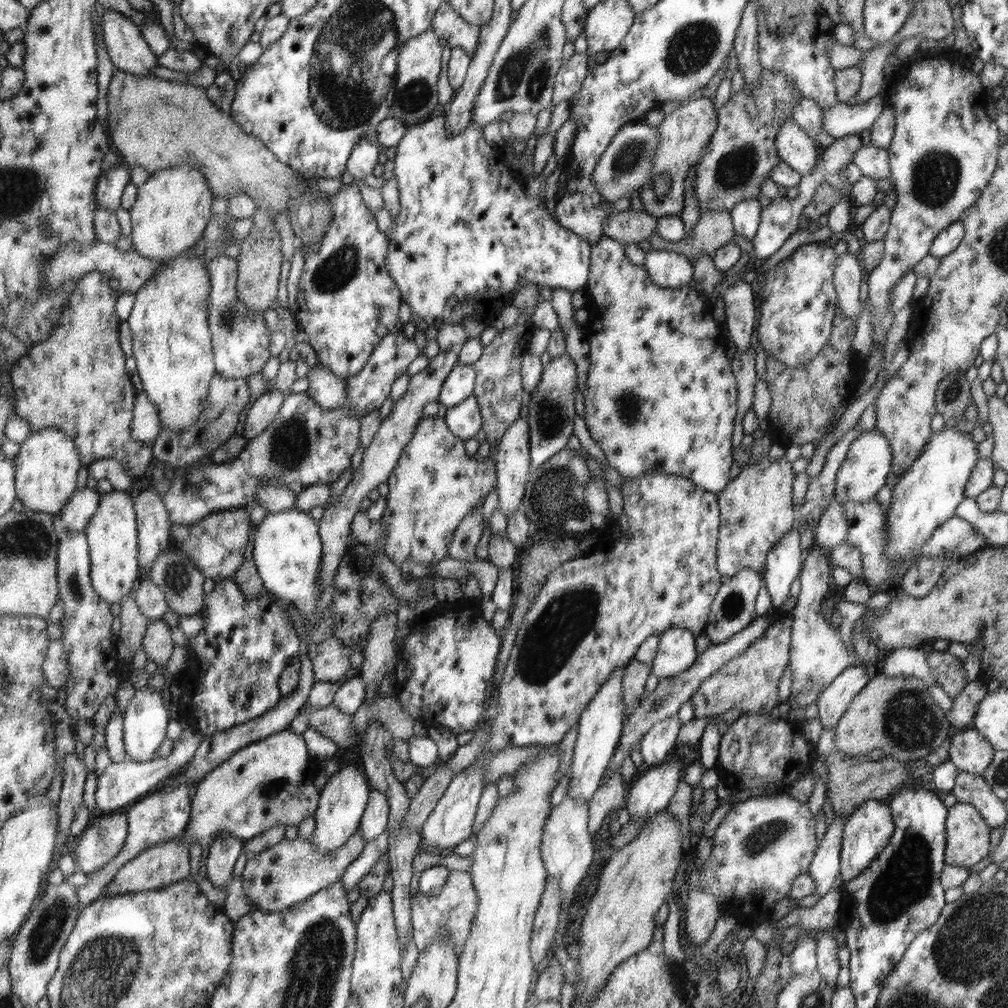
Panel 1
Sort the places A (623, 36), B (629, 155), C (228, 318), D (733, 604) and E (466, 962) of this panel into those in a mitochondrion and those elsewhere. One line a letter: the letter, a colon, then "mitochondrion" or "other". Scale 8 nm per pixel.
A: other
B: mitochondrion
C: mitochondrion
D: mitochondrion
E: other

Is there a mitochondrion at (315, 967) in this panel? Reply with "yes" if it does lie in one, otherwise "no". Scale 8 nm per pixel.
yes

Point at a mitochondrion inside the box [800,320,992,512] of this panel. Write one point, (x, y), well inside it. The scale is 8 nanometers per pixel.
(951, 392)

